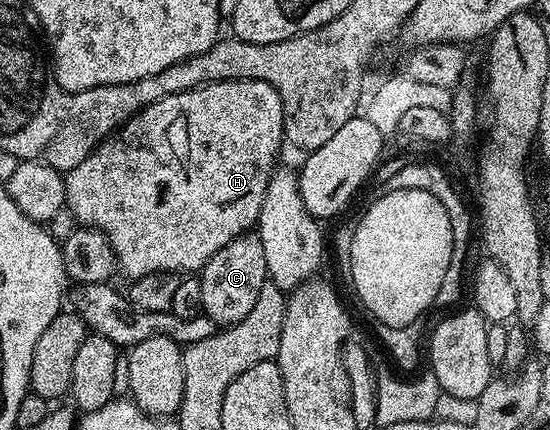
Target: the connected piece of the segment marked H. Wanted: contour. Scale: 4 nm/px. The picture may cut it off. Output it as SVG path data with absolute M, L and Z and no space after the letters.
M238 80L237 82L211 82L186 92L178 92L174 96L166 96L145 110L140 110L129 122L124 123L114 134L108 135L100 145L95 146L78 164L78 168L64 174L64 200L67 209L71 210L80 226L90 226L108 236L116 253L119 269L124 270L128 280L135 280L147 274L166 274L169 272L199 272L203 270L210 256L218 252L218 248L226 248L230 240L239 234L247 234L259 223L262 212L262 200L266 200L266 184L270 184L270 176L277 169L276 157L280 154L280 145L286 142L284 128L284 109L280 93L270 84L258 80Z

